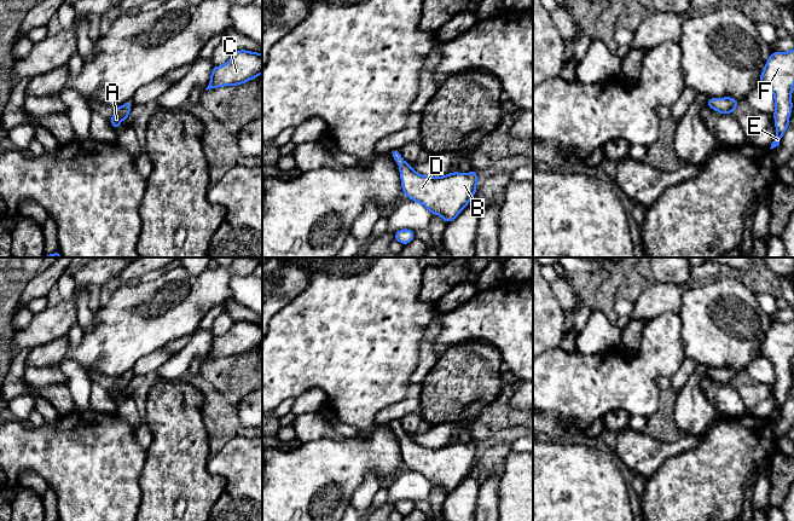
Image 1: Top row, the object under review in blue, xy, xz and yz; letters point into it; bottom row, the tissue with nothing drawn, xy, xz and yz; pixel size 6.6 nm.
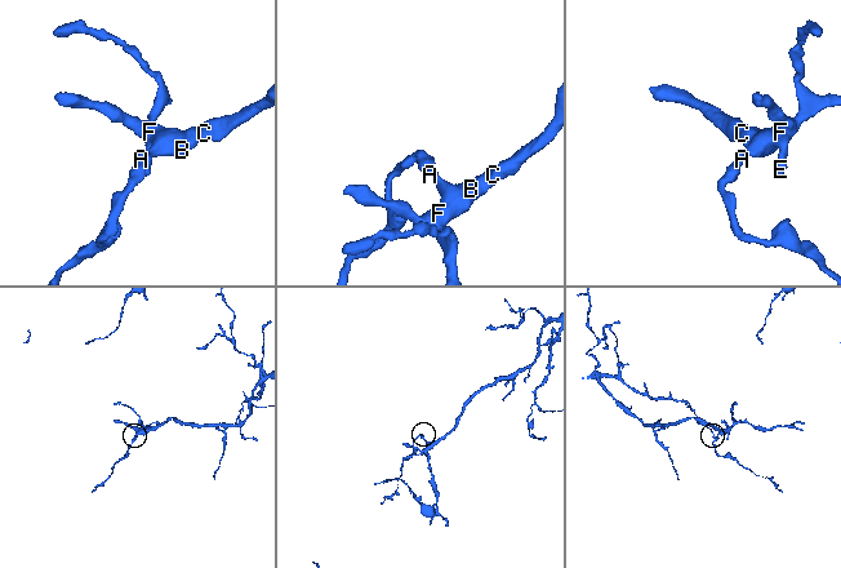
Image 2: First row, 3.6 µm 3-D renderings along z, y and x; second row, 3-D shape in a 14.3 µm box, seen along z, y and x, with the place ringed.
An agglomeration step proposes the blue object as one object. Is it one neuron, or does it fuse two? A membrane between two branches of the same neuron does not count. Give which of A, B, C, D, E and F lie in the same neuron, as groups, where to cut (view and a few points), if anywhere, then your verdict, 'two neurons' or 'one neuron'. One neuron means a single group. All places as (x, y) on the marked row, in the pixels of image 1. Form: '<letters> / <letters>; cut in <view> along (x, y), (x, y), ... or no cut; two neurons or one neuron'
A B C D E F; no cut; one neuron

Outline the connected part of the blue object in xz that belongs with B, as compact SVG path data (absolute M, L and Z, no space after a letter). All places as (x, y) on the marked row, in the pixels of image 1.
M399 150L389 155L399 163L402 192L410 201L423 204L433 215L439 214L446 224L453 221L476 195L477 170L445 176L424 176L402 160Z

